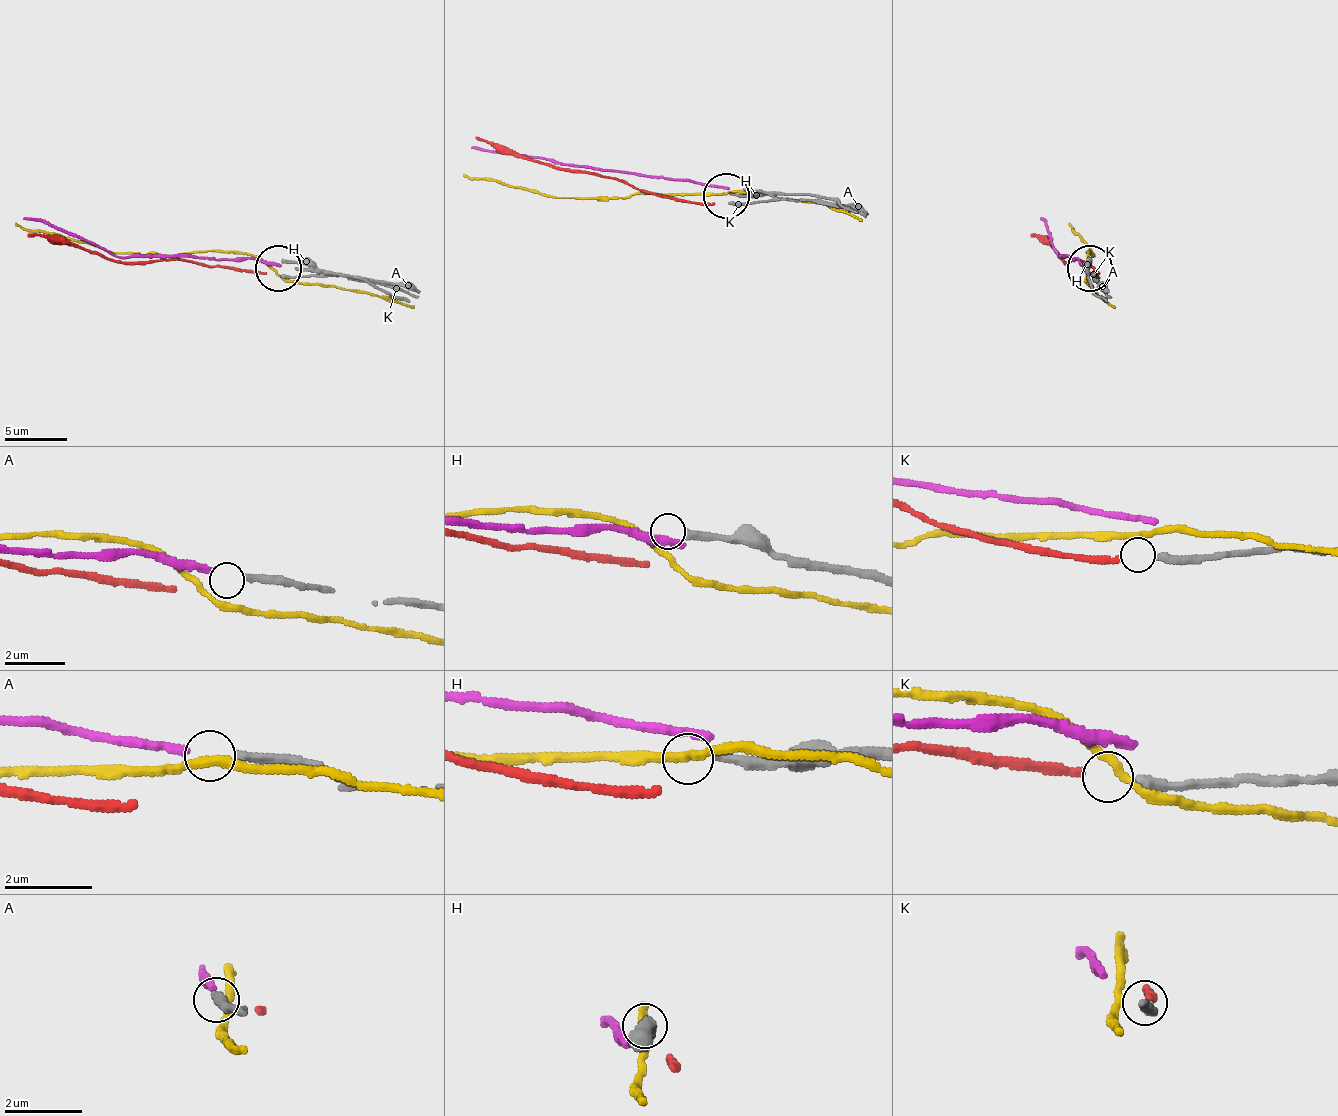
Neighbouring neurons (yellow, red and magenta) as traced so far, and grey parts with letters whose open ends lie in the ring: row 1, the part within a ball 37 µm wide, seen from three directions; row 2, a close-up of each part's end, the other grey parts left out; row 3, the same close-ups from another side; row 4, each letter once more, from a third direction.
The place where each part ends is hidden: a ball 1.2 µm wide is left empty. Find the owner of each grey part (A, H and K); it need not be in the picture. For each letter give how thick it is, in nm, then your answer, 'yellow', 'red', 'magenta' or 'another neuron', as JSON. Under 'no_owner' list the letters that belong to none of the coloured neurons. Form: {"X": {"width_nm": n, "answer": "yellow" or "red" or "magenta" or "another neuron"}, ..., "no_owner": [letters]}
{"A": {"width_nm": 200, "answer": "magenta"}, "H": {"width_nm": 240, "answer": "another neuron"}, "K": {"width_nm": 240, "answer": "red"}, "no_owner": ["H"]}

